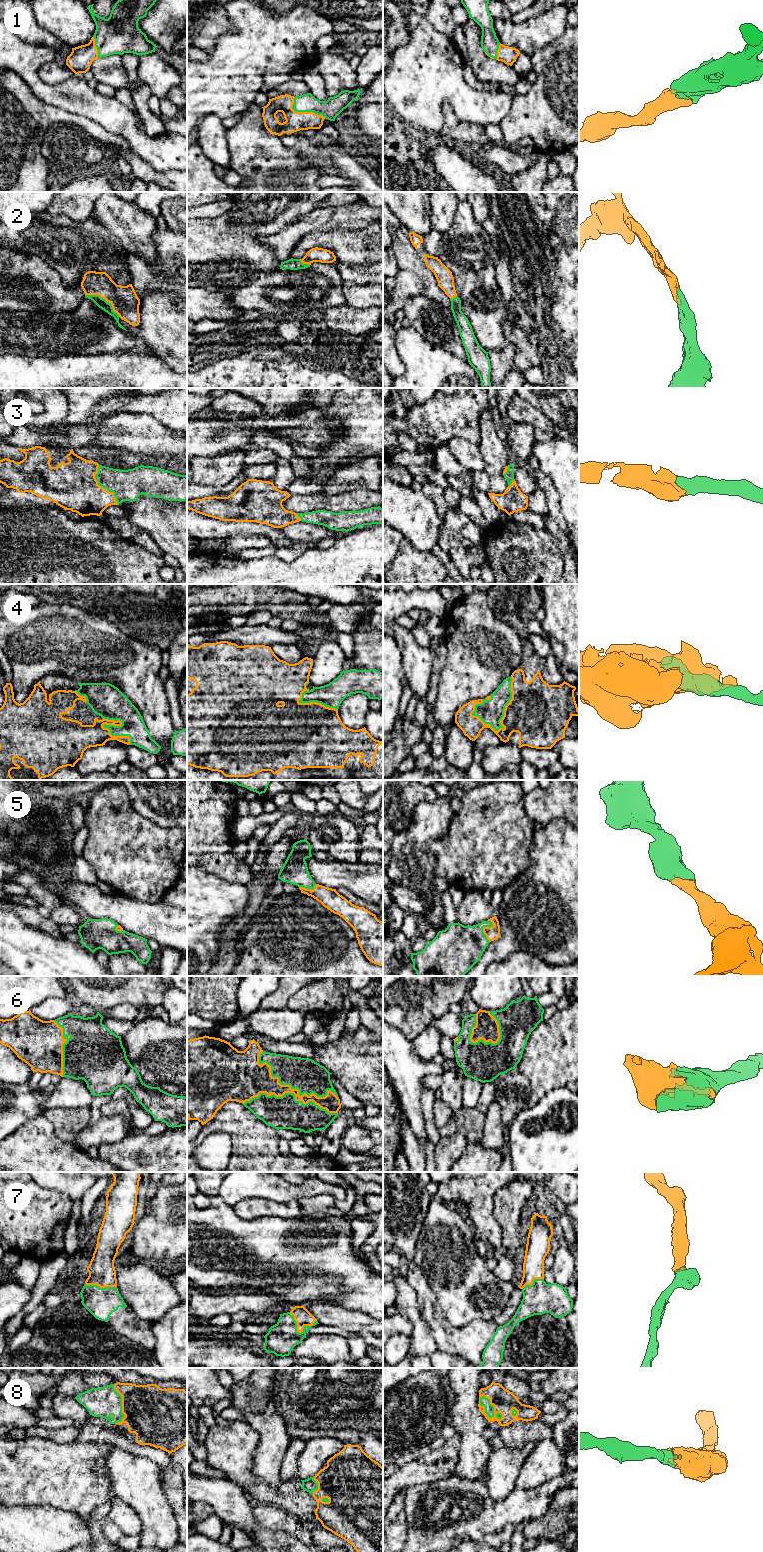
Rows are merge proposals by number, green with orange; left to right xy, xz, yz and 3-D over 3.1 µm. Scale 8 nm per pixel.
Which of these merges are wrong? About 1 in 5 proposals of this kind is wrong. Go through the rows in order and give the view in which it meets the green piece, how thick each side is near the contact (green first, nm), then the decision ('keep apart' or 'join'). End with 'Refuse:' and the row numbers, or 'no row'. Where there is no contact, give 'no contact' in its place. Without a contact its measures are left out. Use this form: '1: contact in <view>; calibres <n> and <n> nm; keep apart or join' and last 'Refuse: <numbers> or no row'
1: contact in xz; calibres 160 and 160 nm; join
2: contact in xy; calibres 80 and 220 nm; join
3: contact in xy; calibres 260 and 380 nm; join
4: contact in yz; calibres 190 and 460 nm; join
5: contact in yz; calibres 360 and 110 nm; join
6: contact in xz; calibres 260 and 190 nm; join
7: contact in xz; calibres 240 and 140 nm; join
8: contact in yz; calibres 80 and 190 nm; join
Refuse: no row

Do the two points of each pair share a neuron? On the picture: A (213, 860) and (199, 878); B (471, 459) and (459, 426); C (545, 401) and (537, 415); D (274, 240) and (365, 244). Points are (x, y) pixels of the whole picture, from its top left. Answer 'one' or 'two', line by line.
A: two
B: two
C: two
D: two

